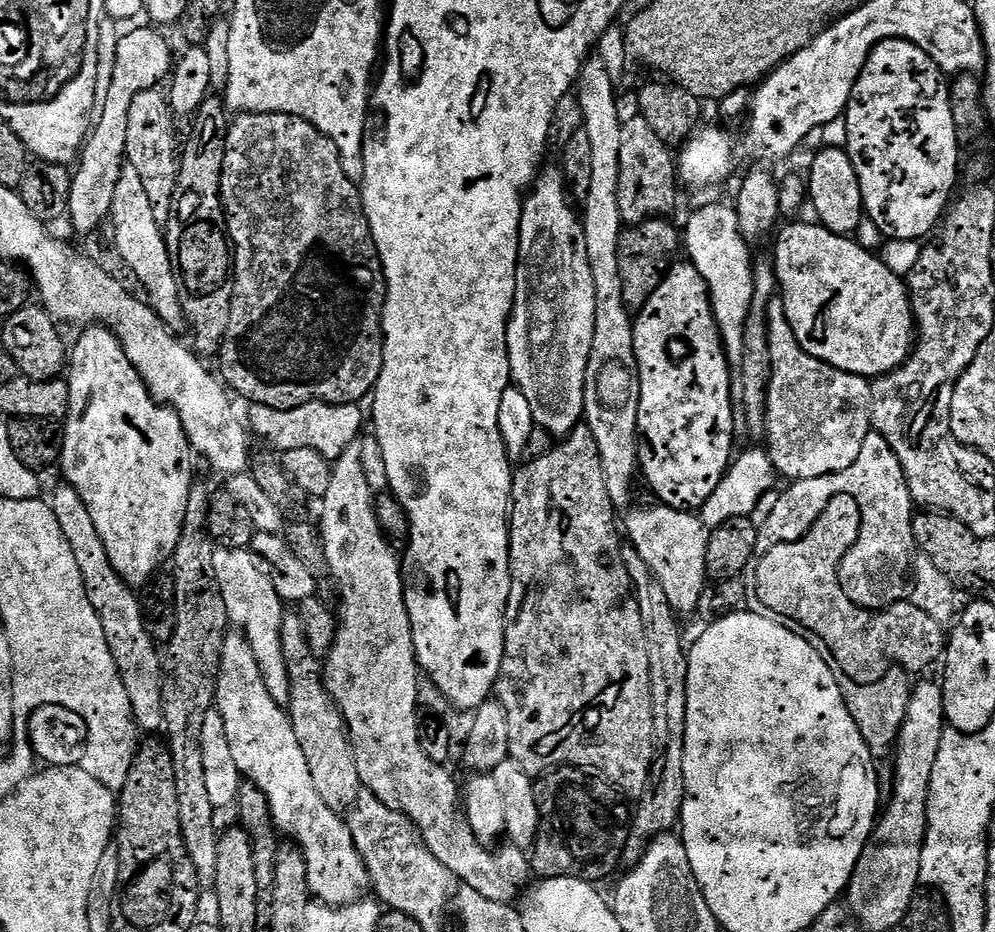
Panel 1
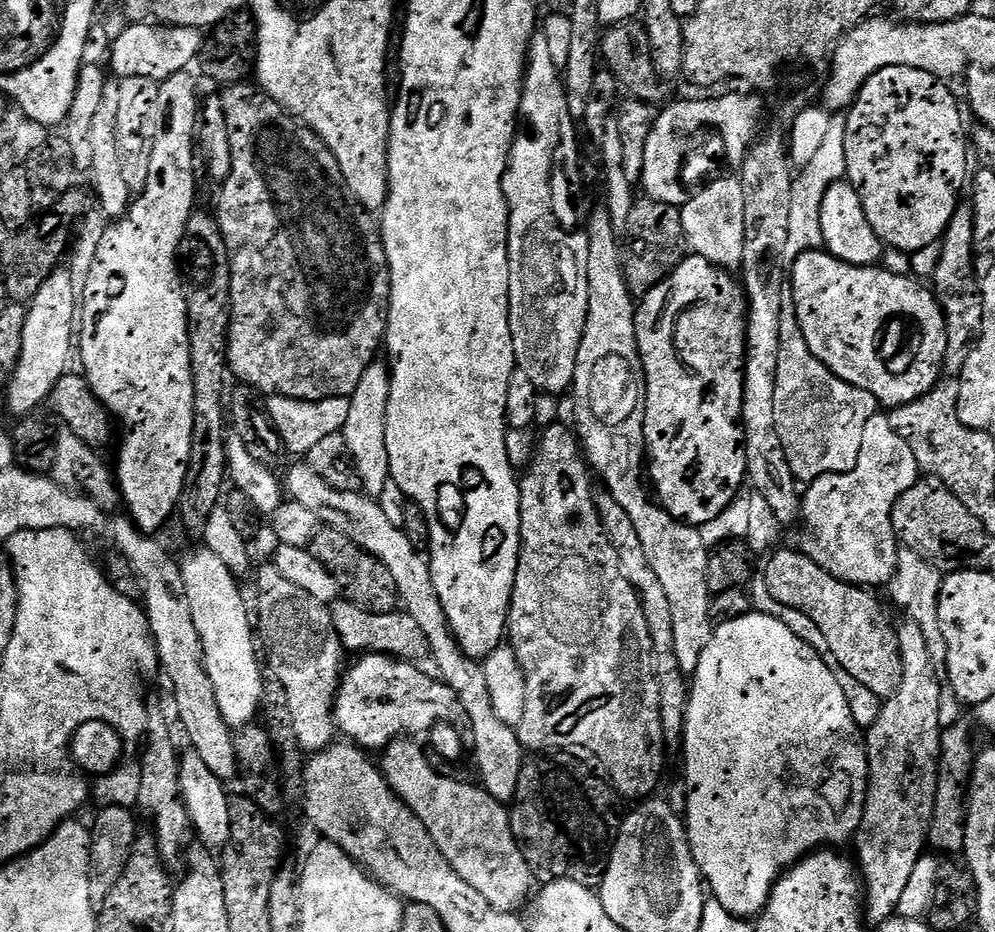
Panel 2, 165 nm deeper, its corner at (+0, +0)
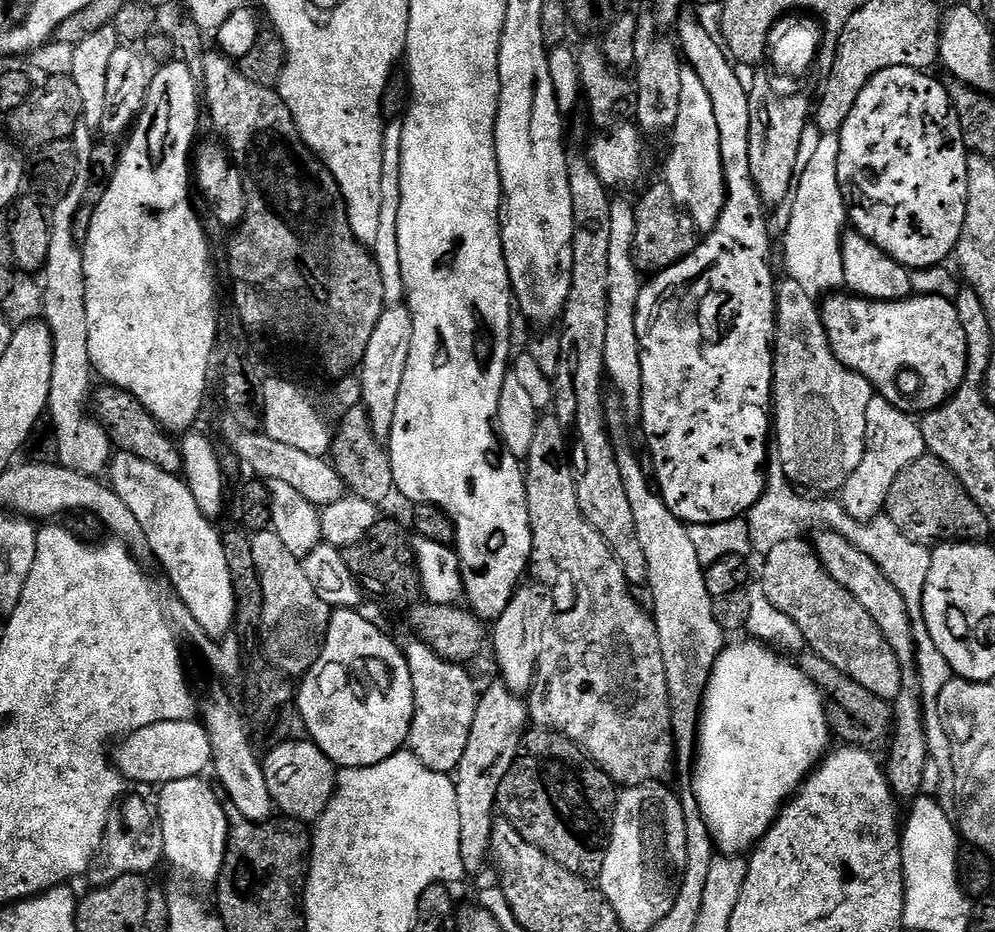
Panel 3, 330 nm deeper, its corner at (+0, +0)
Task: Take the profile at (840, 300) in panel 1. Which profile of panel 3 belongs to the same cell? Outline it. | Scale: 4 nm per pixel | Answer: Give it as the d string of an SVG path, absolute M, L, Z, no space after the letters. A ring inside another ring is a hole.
M832 294L823 301L820 320L838 362L862 374L872 384L875 395L886 398L898 410L909 414L933 412L962 386L968 369L966 330L958 322L958 310L951 299L913 294L907 300L865 300L855 294Z

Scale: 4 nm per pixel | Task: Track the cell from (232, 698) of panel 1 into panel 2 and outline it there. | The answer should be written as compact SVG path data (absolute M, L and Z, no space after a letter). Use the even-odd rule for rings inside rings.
M200 546L197 552L190 553L185 560L181 559L179 566L182 582L186 586L186 598L190 602L190 614L194 614L194 626L202 642L206 674L210 674L214 698L218 698L218 710L222 710L222 718L226 718L229 728L239 730L261 715L264 702L264 679L260 673L262 660L254 639L254 624L250 619L249 605L248 608L244 605L244 596L236 585L239 584L237 577L233 576L226 562L222 562L222 558L218 558L218 554L211 552L207 546Z

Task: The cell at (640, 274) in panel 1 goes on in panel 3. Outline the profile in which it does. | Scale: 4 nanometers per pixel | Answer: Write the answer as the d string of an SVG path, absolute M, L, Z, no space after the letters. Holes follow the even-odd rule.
M659 182L639 201L635 201L636 225L634 226L634 262L642 274L664 272L682 262L695 250L698 243L696 223L668 192L667 183Z

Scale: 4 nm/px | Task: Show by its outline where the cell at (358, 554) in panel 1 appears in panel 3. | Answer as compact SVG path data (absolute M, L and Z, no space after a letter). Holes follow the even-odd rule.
M404 304L385 307L382 318L378 318L378 326L374 326L370 346L366 346L364 361L358 369L362 406L370 414L374 438L381 442L387 442L394 430L394 410L398 407L398 390L402 390L402 374L406 374L406 358L410 358L412 339L414 322L410 310Z

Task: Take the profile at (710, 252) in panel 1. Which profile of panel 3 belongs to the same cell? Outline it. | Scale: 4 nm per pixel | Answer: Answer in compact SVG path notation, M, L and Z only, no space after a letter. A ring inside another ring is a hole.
M687 66L682 70L682 102L678 106L678 122L672 127L670 139L672 149L664 164L663 176L668 192L696 223L697 233L712 232L720 221L724 203L728 201L722 146L710 93L706 91L706 86L702 86L702 78L698 78L696 71Z

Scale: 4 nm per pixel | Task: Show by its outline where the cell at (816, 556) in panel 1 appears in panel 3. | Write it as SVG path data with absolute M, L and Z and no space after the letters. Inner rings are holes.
M801 538L783 542L763 557L762 591L786 618L795 622L798 630L802 630L805 645L811 651L826 658L826 662L842 670L842 674L854 678L858 686L866 686L870 694L895 702L902 690L902 668L894 650L890 650L890 642L886 642L882 630L878 630L878 622L870 618L858 598L826 574L815 547L806 541Z

